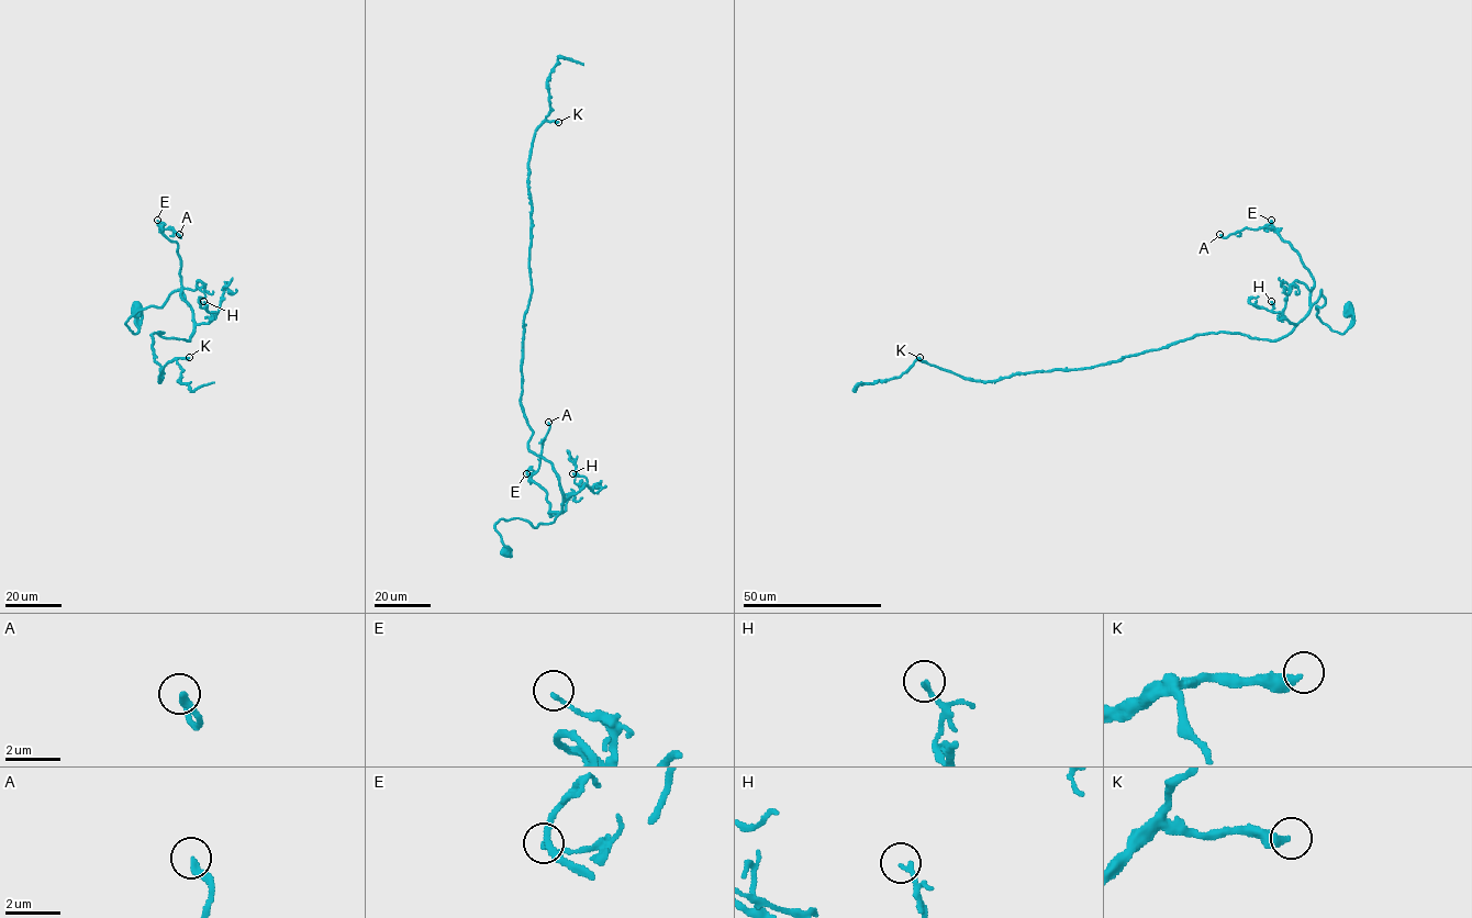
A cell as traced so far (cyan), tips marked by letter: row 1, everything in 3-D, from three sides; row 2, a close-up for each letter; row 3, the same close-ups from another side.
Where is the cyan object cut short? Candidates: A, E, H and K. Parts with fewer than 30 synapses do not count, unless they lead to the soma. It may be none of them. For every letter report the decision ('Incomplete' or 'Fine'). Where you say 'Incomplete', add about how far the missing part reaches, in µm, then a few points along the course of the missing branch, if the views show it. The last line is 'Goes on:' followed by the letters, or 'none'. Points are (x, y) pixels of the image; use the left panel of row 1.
A: Fine
E: Fine
H: Fine
K: Incomplete. Missing length about 170 µm. Course of what is missing: (189, 357), (218, 327), (235, 242), (221, 204), (229, 123), (193, 116), (240, 131)
Goes on: K

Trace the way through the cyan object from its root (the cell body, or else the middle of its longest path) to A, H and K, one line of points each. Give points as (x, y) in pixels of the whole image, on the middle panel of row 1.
A: (506, 551), (494, 528), (500, 519), (536, 527), (557, 514), (550, 515), (546, 492), (531, 479), (548, 422)
H: (506, 551), (494, 525), (515, 517), (534, 527), (552, 523), (561, 503), (587, 483), (584, 477), (572, 473)
K: (506, 551), (500, 519), (536, 527), (561, 510), (521, 403), (528, 159), (535, 132), (558, 122)

